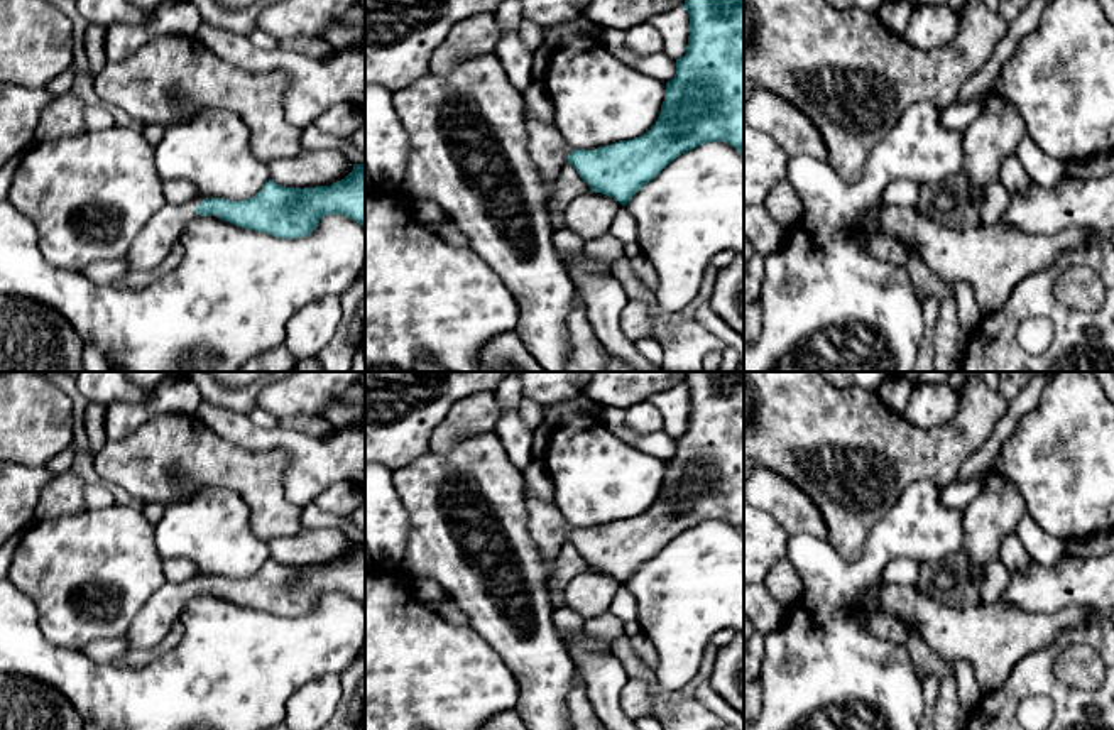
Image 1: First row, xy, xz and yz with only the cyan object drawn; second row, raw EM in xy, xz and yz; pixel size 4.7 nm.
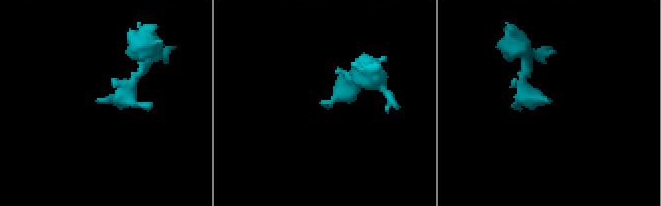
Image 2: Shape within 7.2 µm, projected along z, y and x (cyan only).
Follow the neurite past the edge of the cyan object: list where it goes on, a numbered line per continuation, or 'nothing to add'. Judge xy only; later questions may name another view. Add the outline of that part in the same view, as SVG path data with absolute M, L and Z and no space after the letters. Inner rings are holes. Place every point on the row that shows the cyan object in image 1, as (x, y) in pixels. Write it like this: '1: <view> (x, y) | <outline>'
1: xy (154, 242) | M166 203L134 238L125 260L130 272L157 267L181 242L186 225L194 218L198 203Z

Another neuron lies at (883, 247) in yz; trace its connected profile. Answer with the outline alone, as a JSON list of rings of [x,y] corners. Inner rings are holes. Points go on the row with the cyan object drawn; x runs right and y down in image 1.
[[[877,233],[866,237],[862,243],[874,257],[908,267],[906,250],[889,237]]]

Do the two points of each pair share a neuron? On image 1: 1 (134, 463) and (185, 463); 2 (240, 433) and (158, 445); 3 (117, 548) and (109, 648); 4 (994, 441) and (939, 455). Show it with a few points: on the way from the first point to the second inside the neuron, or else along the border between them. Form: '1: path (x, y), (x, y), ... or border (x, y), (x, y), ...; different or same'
1: path (146, 463), (173, 463); same
2: border (193, 414), (222, 438), (256, 452); different
3: border (124, 636), (90, 641), (80, 648); different
4: border (1004, 413), (989, 438), (962, 465), (957, 477); different

